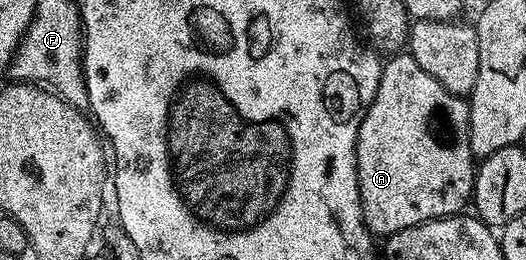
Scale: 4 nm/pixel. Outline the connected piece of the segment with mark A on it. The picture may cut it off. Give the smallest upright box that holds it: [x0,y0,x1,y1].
[357,51,475,239]

